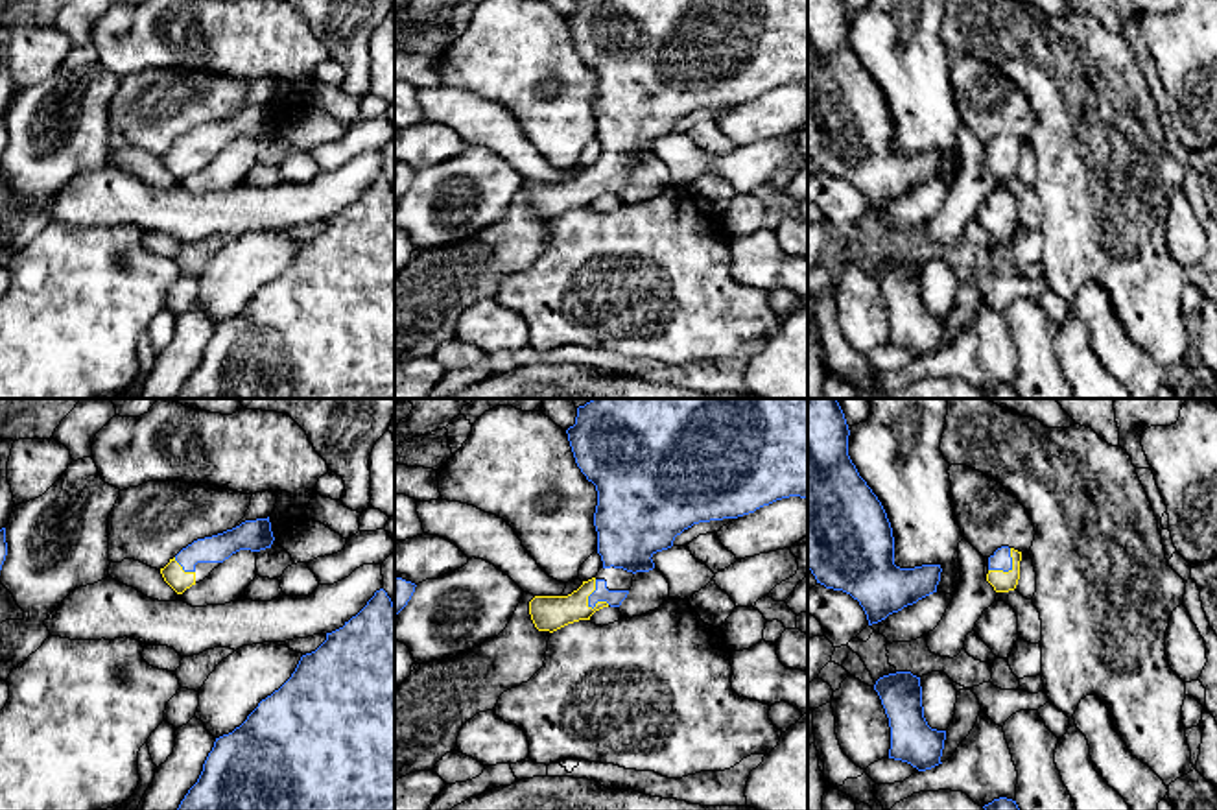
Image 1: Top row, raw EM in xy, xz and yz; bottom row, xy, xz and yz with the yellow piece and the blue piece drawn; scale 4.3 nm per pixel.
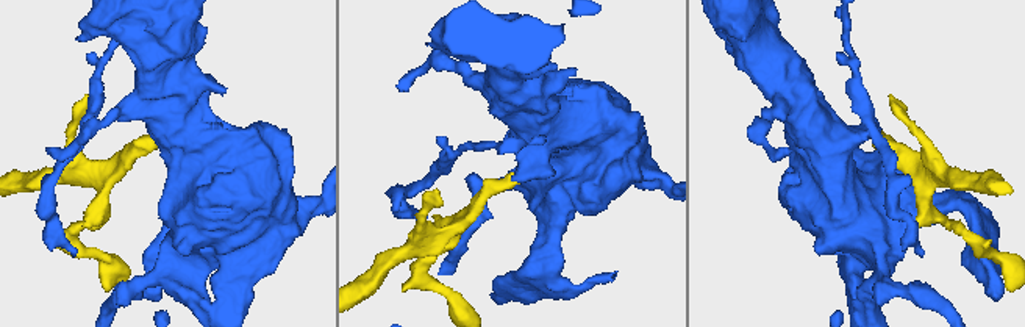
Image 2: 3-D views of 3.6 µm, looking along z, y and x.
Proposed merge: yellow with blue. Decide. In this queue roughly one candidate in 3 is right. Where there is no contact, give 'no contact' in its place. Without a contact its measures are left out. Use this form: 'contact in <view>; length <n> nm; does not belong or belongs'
contact in xz; length 140 nm; belongs

